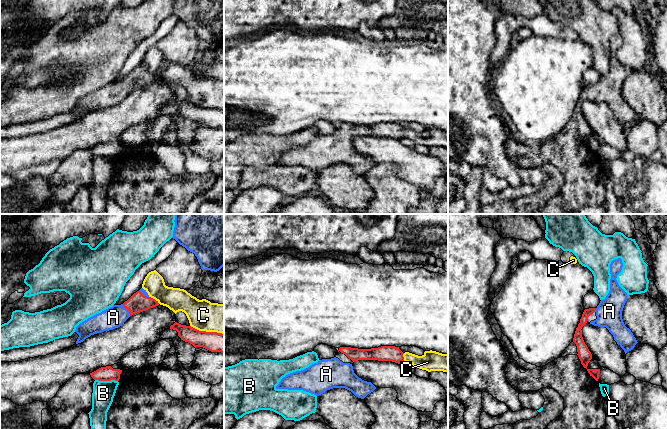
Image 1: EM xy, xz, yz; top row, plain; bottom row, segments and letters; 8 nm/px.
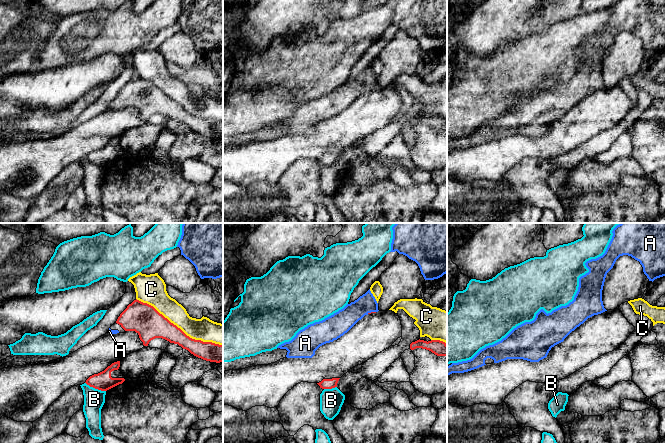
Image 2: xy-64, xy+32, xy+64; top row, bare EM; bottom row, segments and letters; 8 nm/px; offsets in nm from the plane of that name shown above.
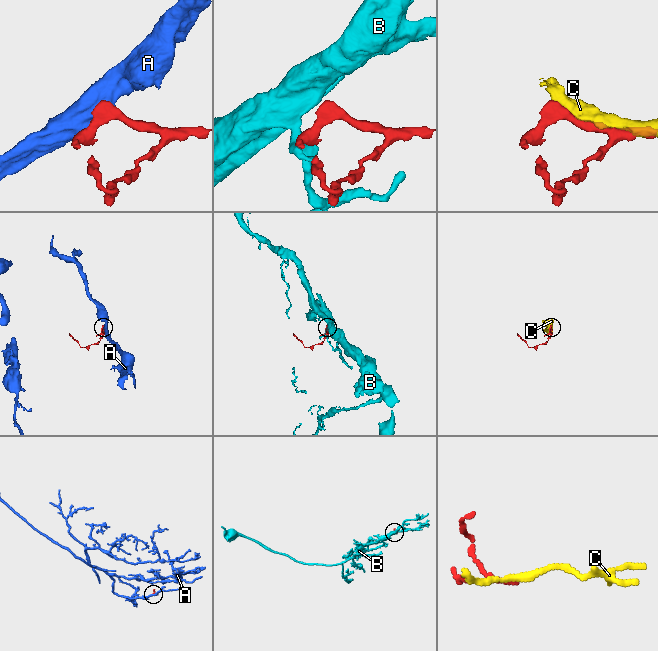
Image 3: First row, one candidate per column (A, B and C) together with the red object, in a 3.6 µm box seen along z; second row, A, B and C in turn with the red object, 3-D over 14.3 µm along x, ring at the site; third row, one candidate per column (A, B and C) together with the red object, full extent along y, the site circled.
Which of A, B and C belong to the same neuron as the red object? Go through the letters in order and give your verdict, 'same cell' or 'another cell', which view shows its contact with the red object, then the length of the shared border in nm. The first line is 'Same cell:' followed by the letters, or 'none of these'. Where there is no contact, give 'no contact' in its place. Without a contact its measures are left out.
Same cell: A
A: same cell; meets red in xy; contact 120 nm long
B: another cell; meets red in xy; contact 180 nm long
C: another cell; meets red in xy; contact 280 nm long

